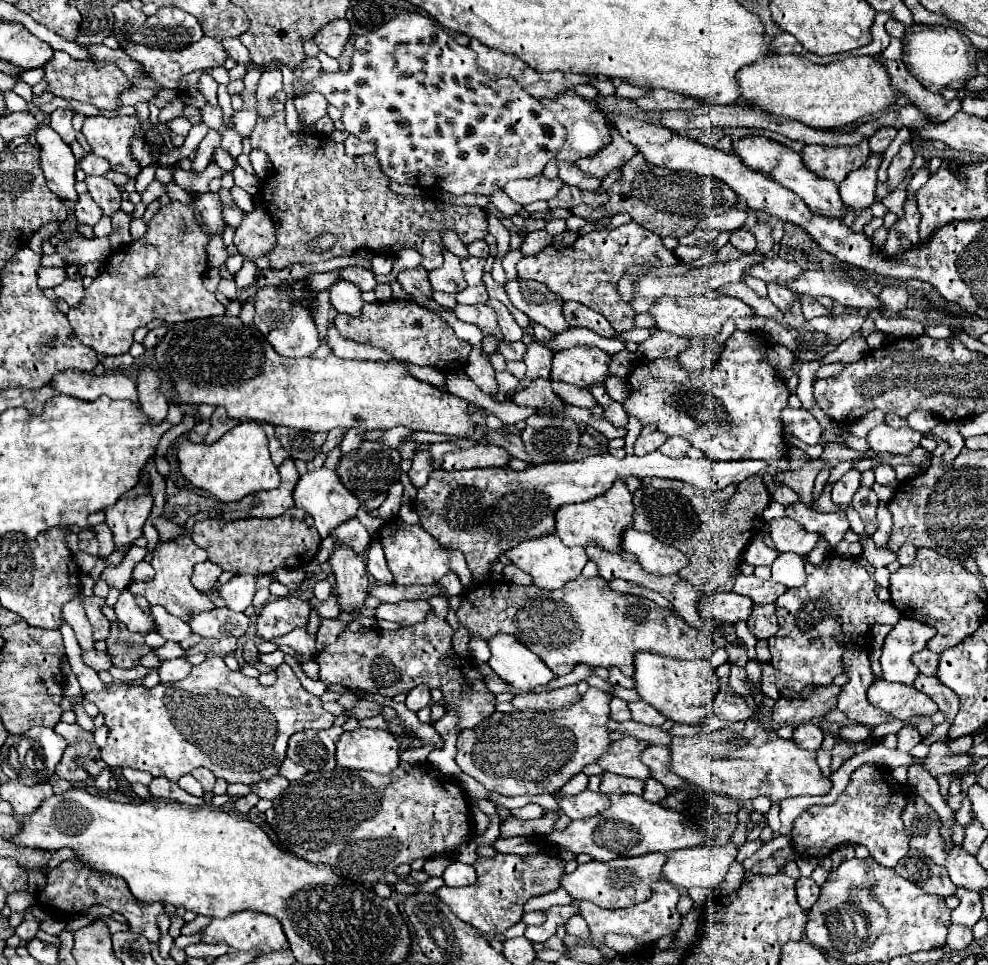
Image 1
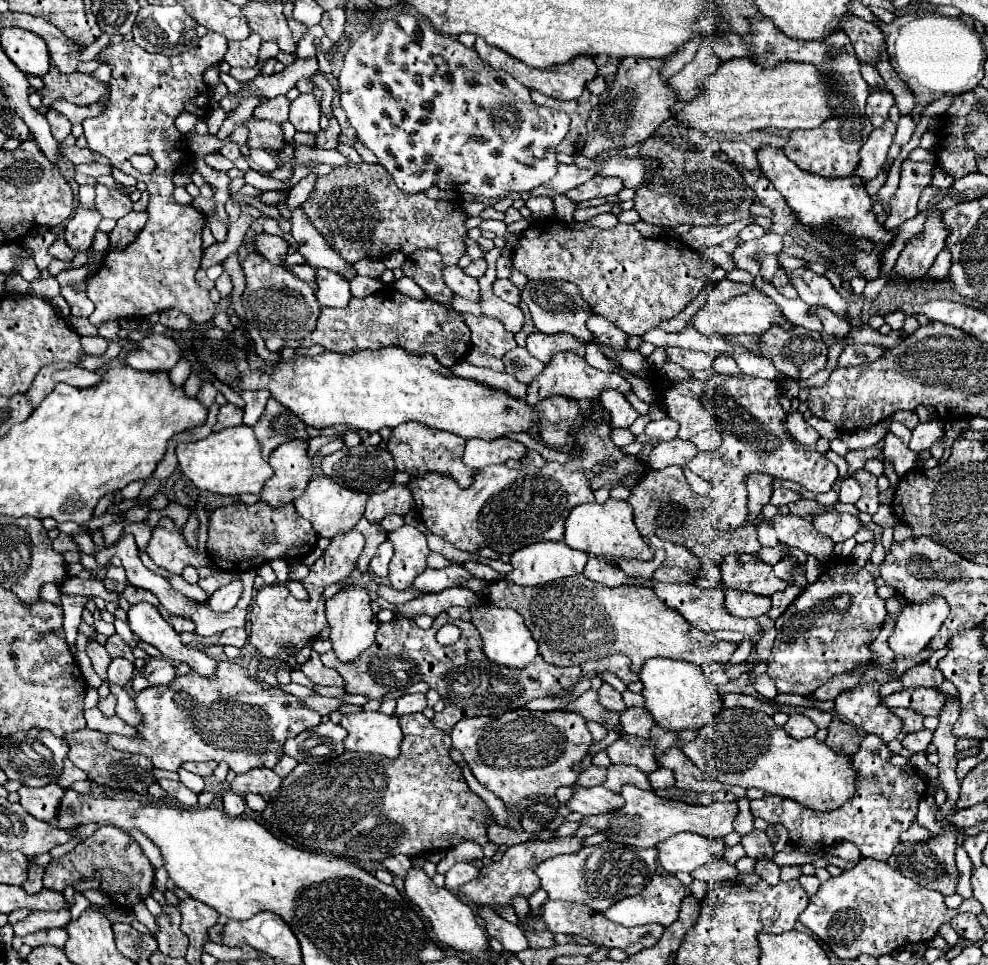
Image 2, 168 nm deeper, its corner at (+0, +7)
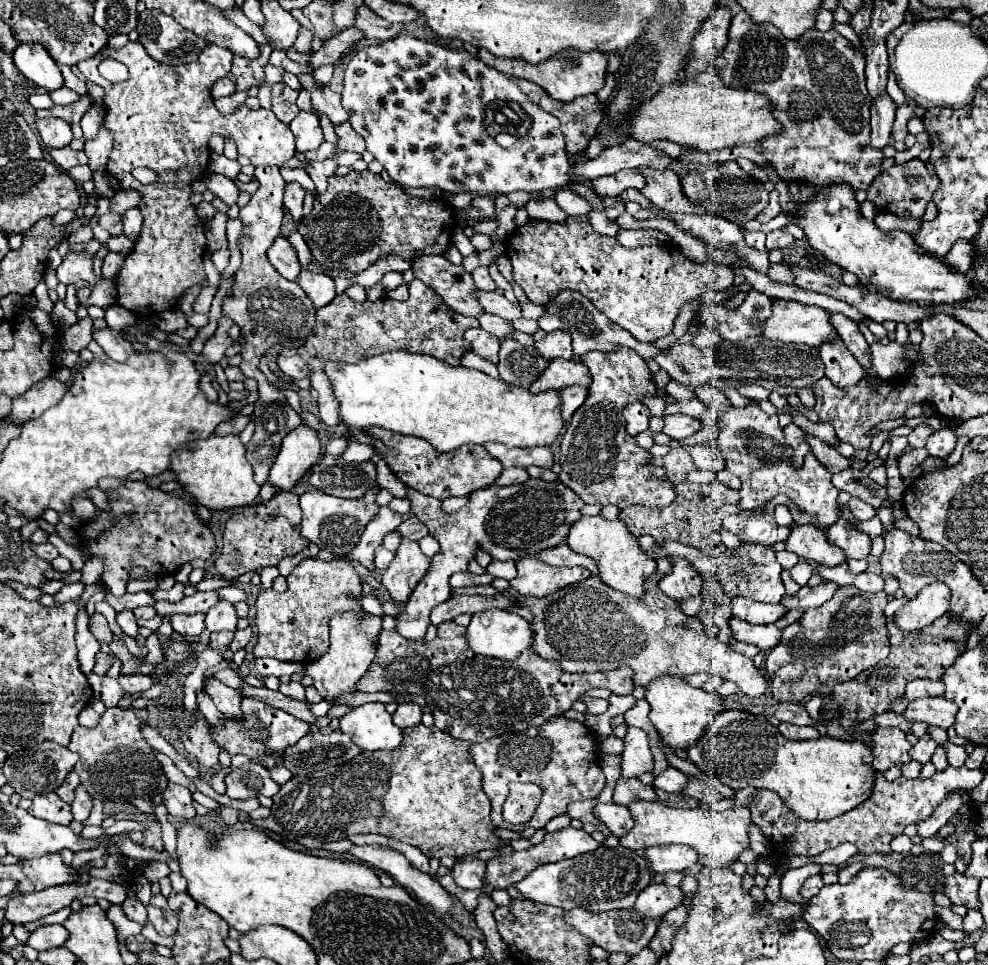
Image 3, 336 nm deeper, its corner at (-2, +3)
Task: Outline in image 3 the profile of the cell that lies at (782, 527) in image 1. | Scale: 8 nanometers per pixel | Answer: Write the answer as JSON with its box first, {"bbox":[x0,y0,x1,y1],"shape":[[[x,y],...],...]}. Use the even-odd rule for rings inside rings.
{"bbox":[787,526,847,566],"shape":[[[797,526],[791,530],[787,538],[787,550],[797,554],[799,558],[815,560],[821,566],[839,566],[847,562],[847,556],[841,548],[827,542],[825,532],[815,526]]]}

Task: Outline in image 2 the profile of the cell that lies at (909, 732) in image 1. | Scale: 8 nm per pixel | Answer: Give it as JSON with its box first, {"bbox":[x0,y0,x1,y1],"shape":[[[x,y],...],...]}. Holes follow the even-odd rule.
{"bbox":[901,730,933,752],"shape":[[[919,730],[919,732],[911,732],[901,740],[901,746],[907,748],[909,752],[925,752],[927,744],[931,742],[933,732],[931,730]]]}

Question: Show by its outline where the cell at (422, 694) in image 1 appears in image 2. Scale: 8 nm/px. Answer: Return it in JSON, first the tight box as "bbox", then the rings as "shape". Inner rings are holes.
{"bbox":[397,694,427,716],"shape":[[[403,694],[401,698],[397,698],[397,716],[401,714],[413,714],[413,712],[421,712],[427,706],[427,698],[425,694]]]}

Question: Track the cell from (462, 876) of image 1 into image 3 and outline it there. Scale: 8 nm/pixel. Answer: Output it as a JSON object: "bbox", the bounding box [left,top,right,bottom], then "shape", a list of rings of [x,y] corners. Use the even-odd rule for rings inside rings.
{"bbox":[453,860,485,890],"shape":[[[457,860],[453,866],[453,878],[461,888],[481,890],[485,876],[483,860]]]}

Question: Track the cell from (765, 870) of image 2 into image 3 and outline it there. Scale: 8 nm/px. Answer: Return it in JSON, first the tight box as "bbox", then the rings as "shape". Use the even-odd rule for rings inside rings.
{"bbox":[765,874,781,902],"shape":[[[775,874],[775,876],[771,876],[769,880],[767,880],[767,886],[765,886],[765,896],[767,896],[767,902],[777,902],[779,898],[781,898],[781,890],[779,890],[779,884],[781,884],[781,880],[779,880],[779,876]]]}

